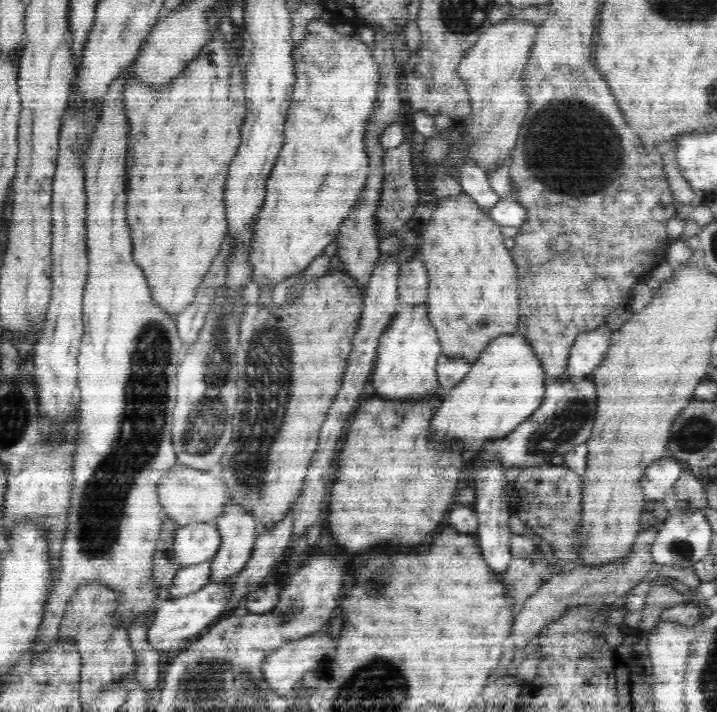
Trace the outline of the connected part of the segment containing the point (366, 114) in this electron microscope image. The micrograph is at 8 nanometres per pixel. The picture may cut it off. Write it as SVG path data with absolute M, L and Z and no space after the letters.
M316 20L306 25L302 42L295 46L293 56L295 61L295 89L292 91L291 106L288 110L288 119L284 128L284 142L281 144L280 154L277 155L276 162L273 163L273 168L269 172L268 179L265 180L264 206L259 208L253 223L251 224L251 235L249 236L249 245L247 246L247 258L250 265L252 281L262 282L262 284L276 284L282 282L288 276L298 274L300 270L304 270L310 266L315 258L318 258L326 250L326 246L334 241L339 234L340 225L348 212L352 210L352 206L356 204L358 196L364 190L366 178L368 178L368 153L366 153L366 137L364 132L368 125L369 119L376 108L376 94L378 94L378 84L380 84L380 69L378 63L373 58L373 51L364 44L358 32L344 35L338 33L334 26L328 25L321 20Z

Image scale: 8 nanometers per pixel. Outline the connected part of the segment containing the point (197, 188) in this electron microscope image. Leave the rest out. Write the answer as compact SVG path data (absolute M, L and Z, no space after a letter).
M218 32L216 38L204 44L204 48L198 52L194 62L184 70L184 74L174 80L172 84L164 84L162 92L148 92L148 88L154 88L146 82L140 82L136 76L128 78L121 86L121 108L124 109L126 125L130 128L128 136L128 154L126 154L126 174L128 174L128 224L132 228L132 244L136 246L136 262L144 266L144 274L148 274L148 282L152 282L152 290L156 290L156 298L160 298L160 306L168 306L172 314L180 314L186 310L196 296L196 290L200 286L200 280L208 272L208 266L212 264L212 254L216 254L227 232L227 214L224 210L224 184L228 178L228 166L232 158L236 156L236 146L240 146L240 126L244 123L246 115L245 86L242 86L242 70L238 66L238 56L232 44L222 42L222 34Z

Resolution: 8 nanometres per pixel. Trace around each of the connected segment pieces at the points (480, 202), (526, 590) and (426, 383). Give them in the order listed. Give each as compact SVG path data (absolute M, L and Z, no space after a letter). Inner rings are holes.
M470 160L464 164L459 182L464 192L470 195L479 207L482 207L484 214L488 214L499 200L499 196L490 186L488 174L484 172L484 169L477 168L476 164Z
M513 557L508 565L508 568L504 574L502 574L503 580L504 576L506 576L506 586L508 586L508 590L510 590L510 594L512 594L512 600L516 602L516 606L518 609L528 600L531 596L534 596L540 586L545 583L545 579L542 577L541 568L536 566L533 560L522 559Z
M425 304L404 306L388 324L379 338L376 364L370 381L384 400L401 404L420 404L440 391L436 362L441 354L440 341L432 326Z

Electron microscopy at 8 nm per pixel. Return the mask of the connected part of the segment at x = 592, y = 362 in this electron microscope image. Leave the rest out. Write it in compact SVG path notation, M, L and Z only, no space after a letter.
M605 323L599 328L577 335L565 362L565 372L568 376L572 378L590 376L603 361L612 332Z

